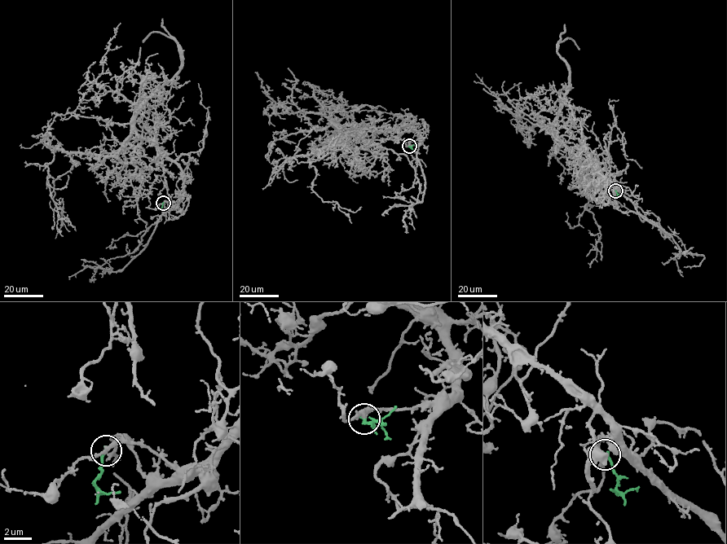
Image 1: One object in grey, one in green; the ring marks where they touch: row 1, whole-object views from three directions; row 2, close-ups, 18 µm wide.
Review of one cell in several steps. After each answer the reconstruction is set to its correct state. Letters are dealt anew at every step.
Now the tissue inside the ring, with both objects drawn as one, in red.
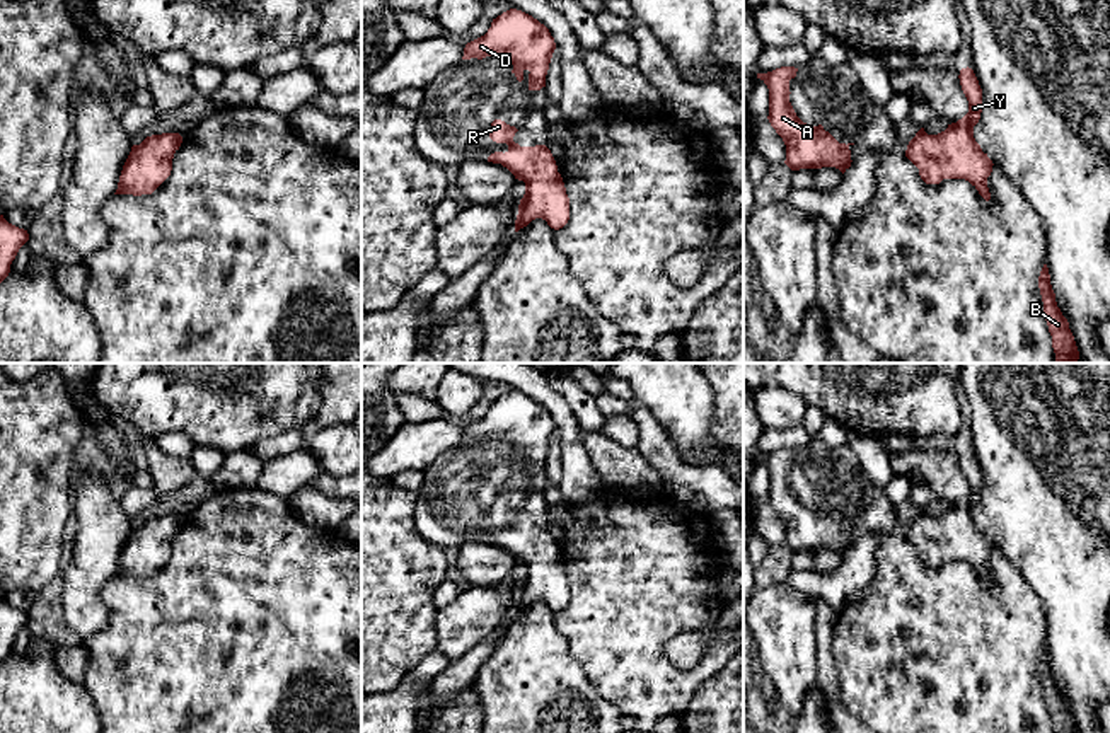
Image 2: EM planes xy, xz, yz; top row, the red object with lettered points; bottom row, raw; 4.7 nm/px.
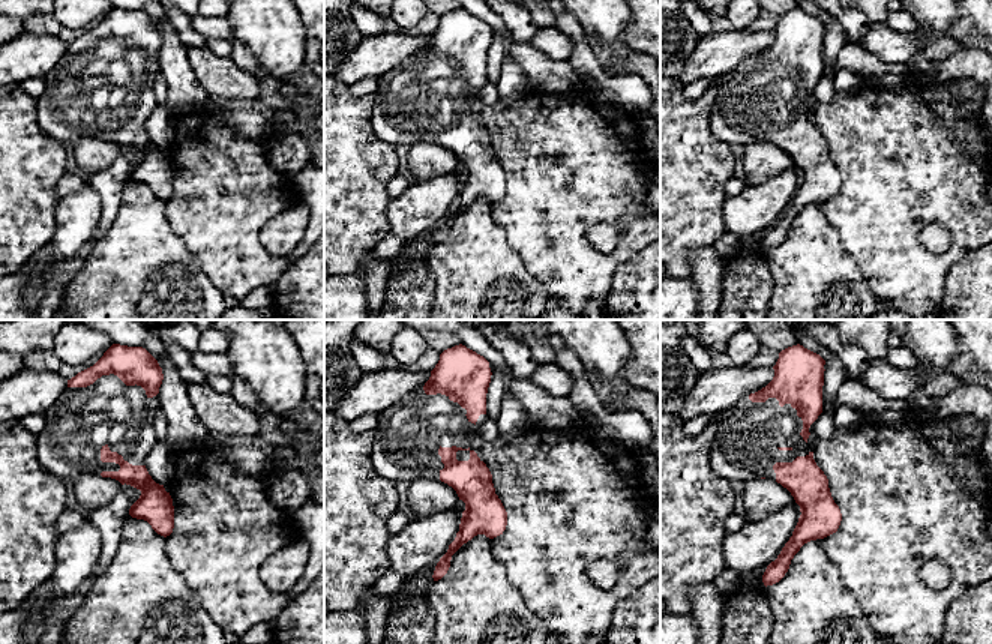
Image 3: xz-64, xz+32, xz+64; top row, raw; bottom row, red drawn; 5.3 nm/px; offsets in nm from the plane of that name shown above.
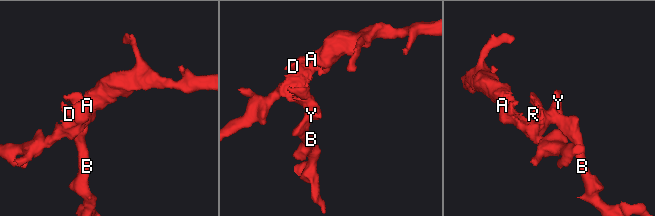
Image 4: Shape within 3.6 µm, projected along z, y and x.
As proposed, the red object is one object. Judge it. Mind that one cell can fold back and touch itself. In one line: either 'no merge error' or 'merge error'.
no merge error

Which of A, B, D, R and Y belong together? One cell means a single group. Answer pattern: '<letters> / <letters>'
A B D R Y

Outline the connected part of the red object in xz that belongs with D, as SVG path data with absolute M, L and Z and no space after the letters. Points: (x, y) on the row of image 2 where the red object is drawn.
M510 9L493 19L484 36L465 44L462 60L501 56L513 65L512 73L518 82L529 70L529 90L541 90L546 87L554 49L554 38L544 24L522 10Z

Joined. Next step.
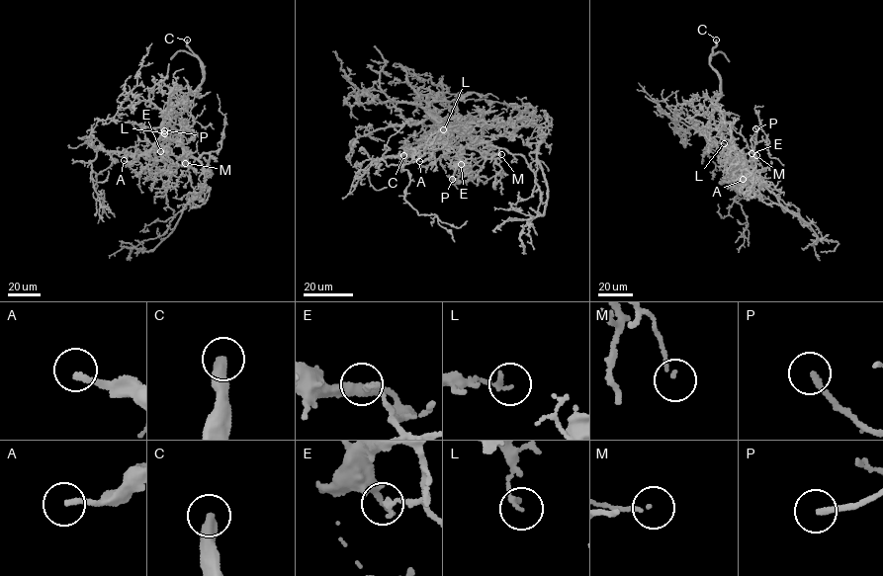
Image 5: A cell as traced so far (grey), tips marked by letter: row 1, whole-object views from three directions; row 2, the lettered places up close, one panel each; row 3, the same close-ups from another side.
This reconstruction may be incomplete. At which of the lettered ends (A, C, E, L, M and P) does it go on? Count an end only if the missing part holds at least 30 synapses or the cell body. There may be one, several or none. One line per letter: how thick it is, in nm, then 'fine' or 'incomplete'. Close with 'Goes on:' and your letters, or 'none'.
A: 200 nm | incomplete
C: 400 nm | incomplete
E: 170 nm | fine
L: 170 nm | fine
M: 100 nm | fine
P: 200 nm | fine
Goes on: A, C

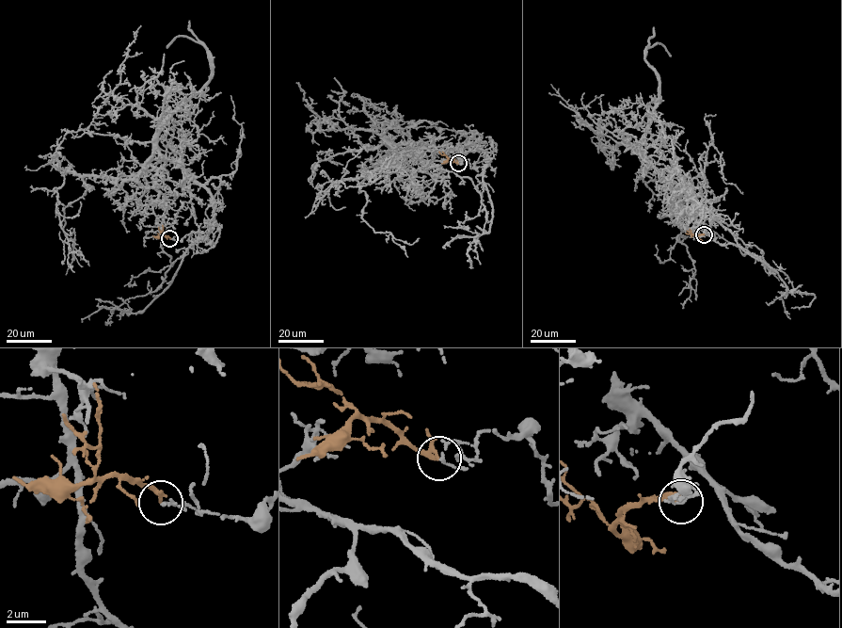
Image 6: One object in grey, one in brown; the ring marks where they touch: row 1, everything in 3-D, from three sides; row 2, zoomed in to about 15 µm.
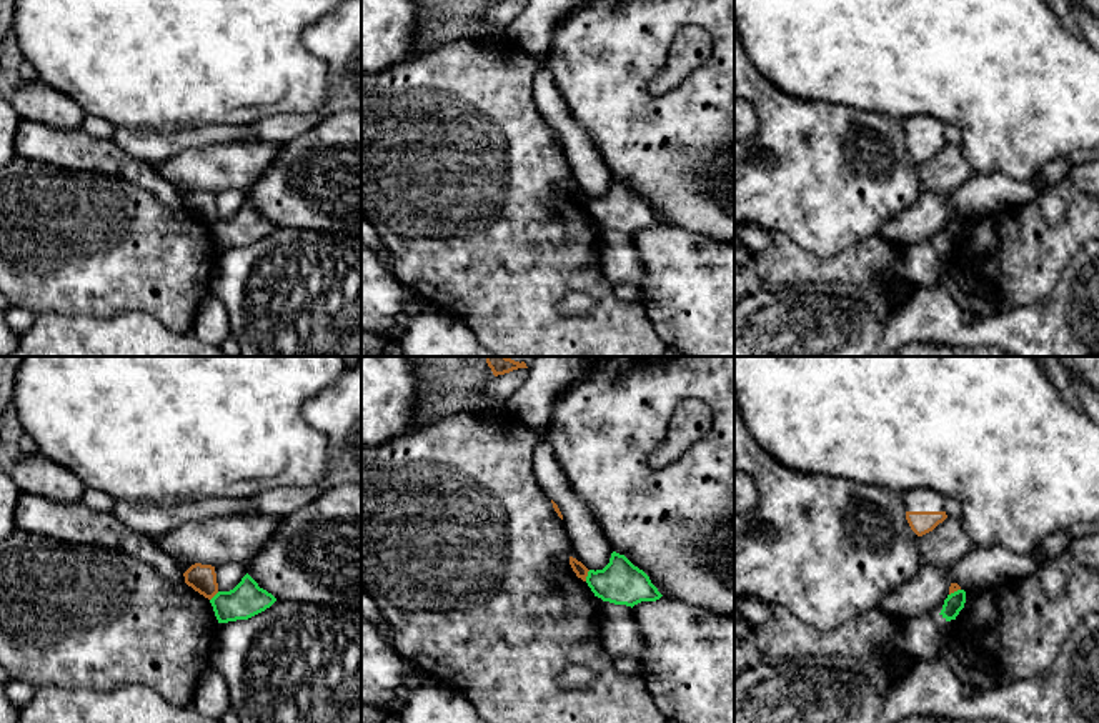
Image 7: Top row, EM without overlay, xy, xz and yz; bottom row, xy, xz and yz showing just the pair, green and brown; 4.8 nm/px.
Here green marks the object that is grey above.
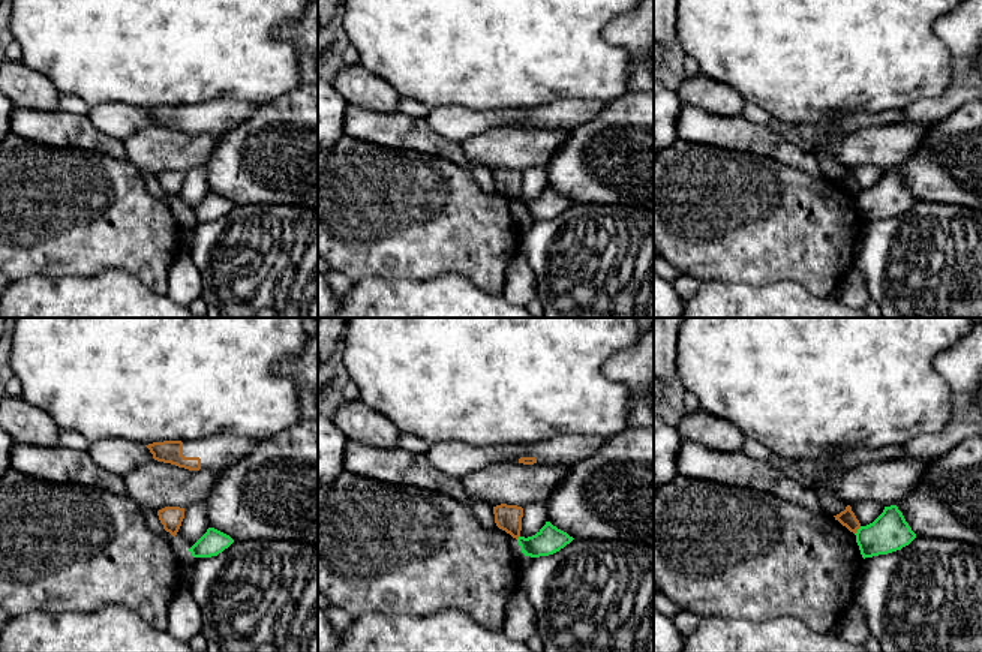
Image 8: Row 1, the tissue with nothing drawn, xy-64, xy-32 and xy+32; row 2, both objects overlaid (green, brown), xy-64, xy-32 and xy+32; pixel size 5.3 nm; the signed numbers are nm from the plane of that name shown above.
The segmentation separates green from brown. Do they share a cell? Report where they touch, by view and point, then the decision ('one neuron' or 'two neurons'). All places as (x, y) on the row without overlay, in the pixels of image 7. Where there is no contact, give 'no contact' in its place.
contact xz (588, 202); two neurons

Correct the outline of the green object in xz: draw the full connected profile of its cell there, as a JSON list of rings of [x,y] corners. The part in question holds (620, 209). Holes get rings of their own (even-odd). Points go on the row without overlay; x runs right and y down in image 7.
[[[616,178],[611,180],[609,190],[603,197],[588,198],[586,210],[603,228],[631,235],[663,223],[643,197]]]

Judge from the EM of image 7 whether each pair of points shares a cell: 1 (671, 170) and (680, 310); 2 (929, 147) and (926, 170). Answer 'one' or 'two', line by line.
1: two
2: two

